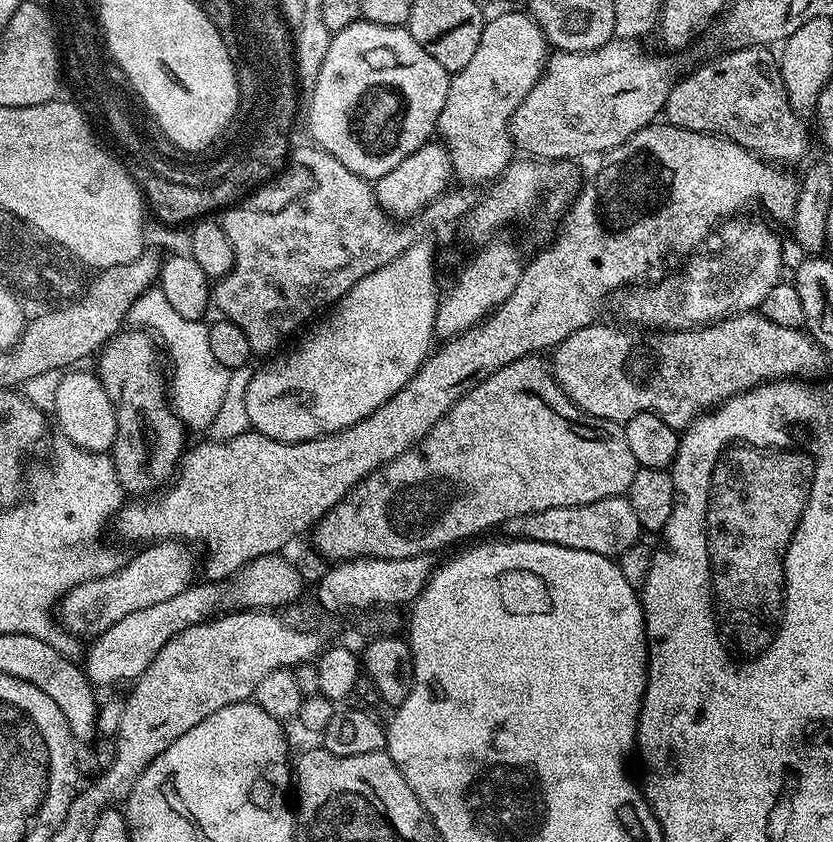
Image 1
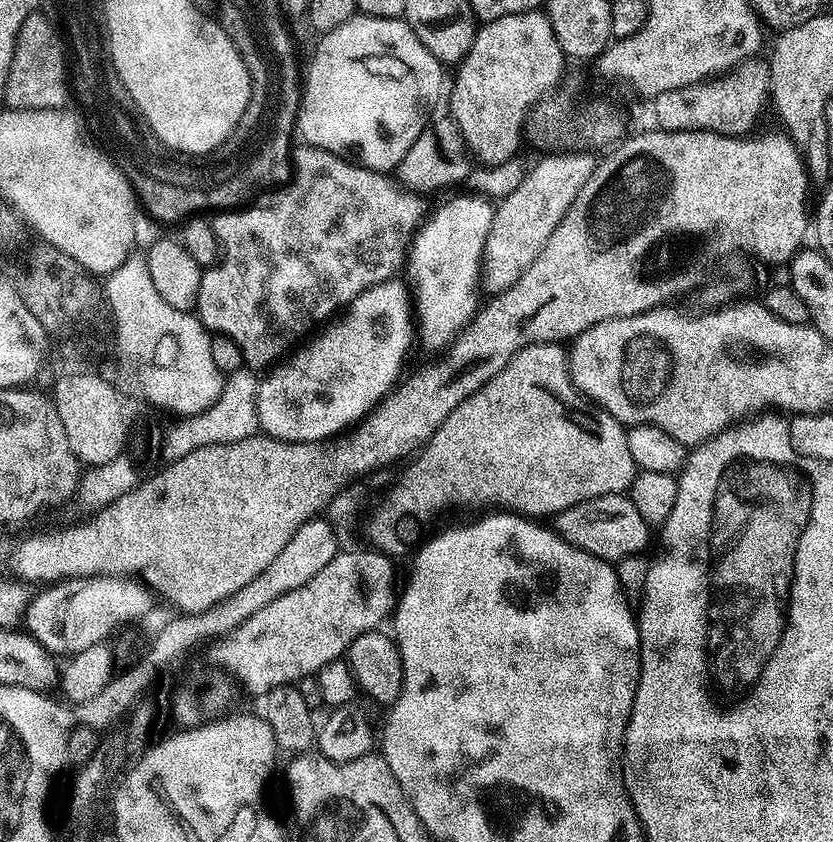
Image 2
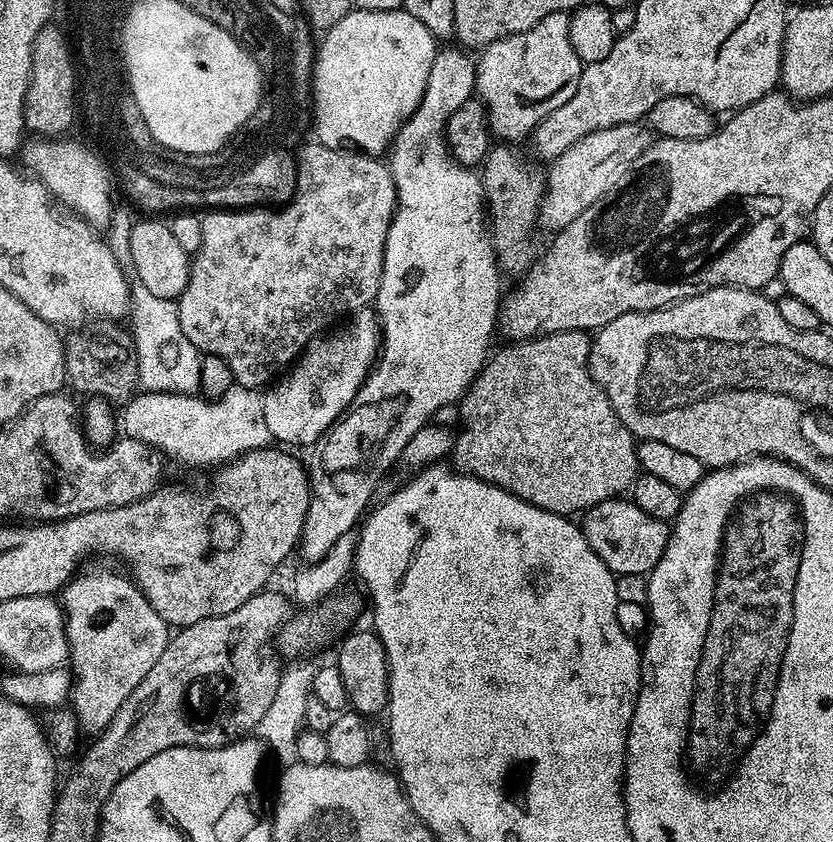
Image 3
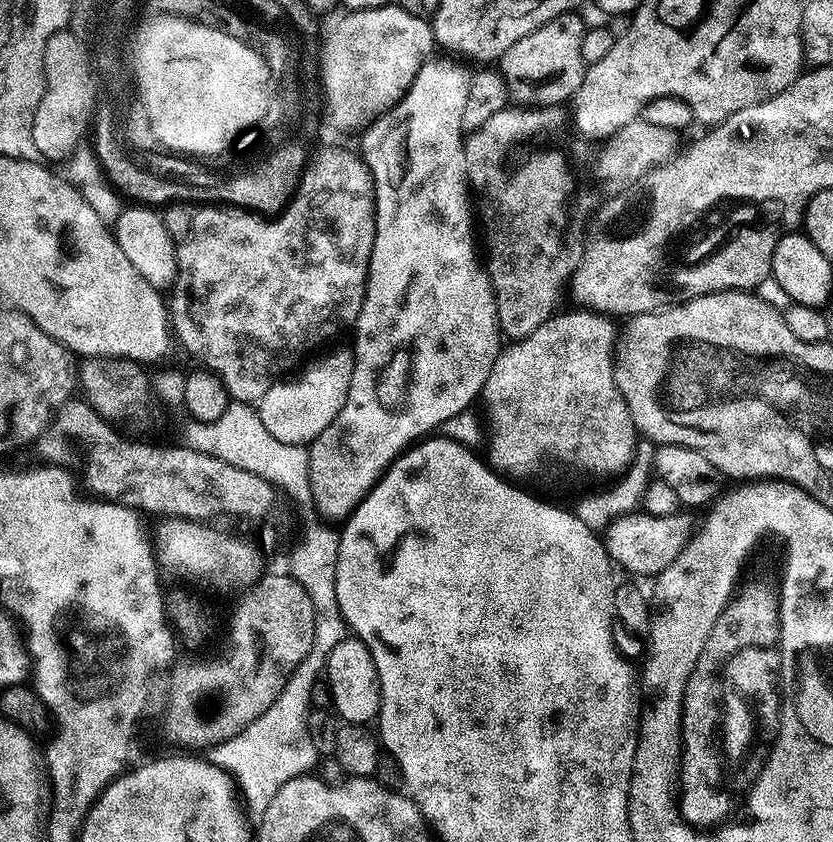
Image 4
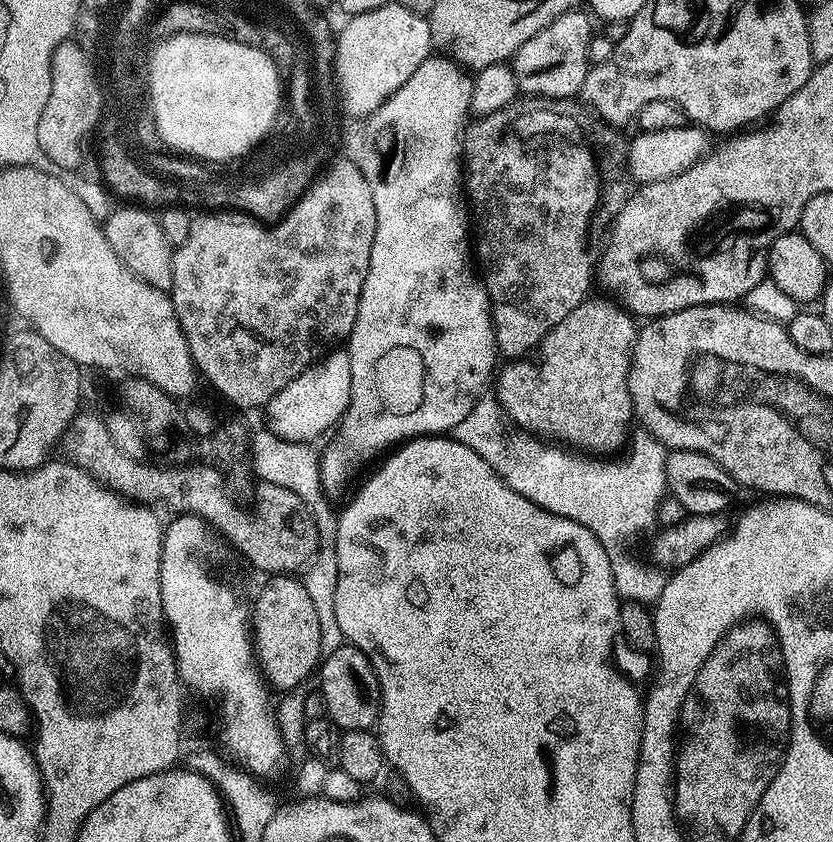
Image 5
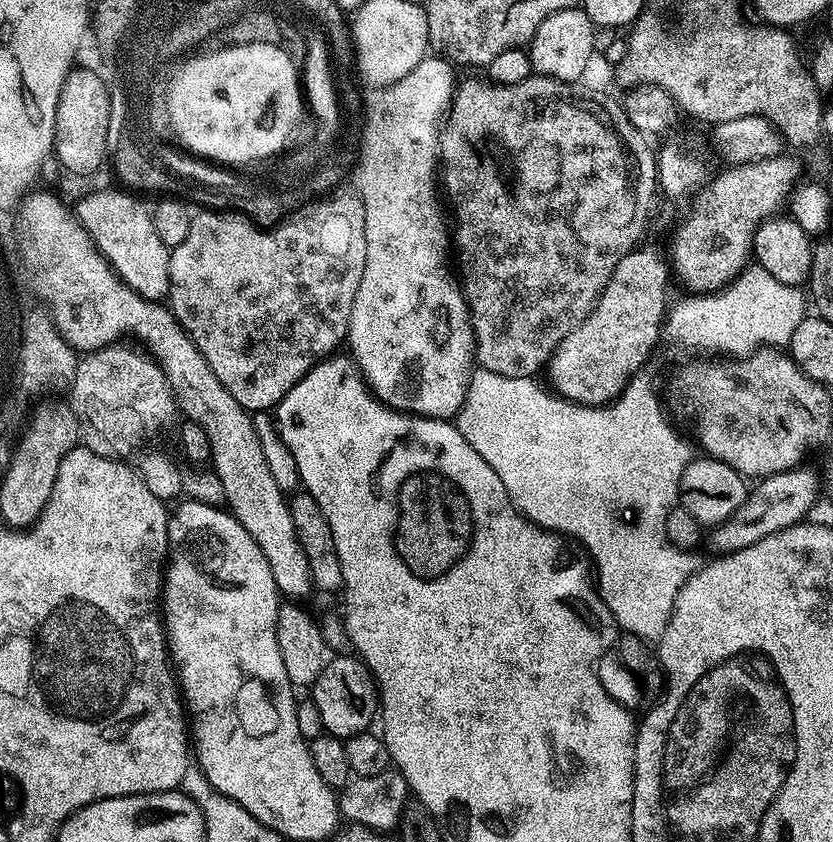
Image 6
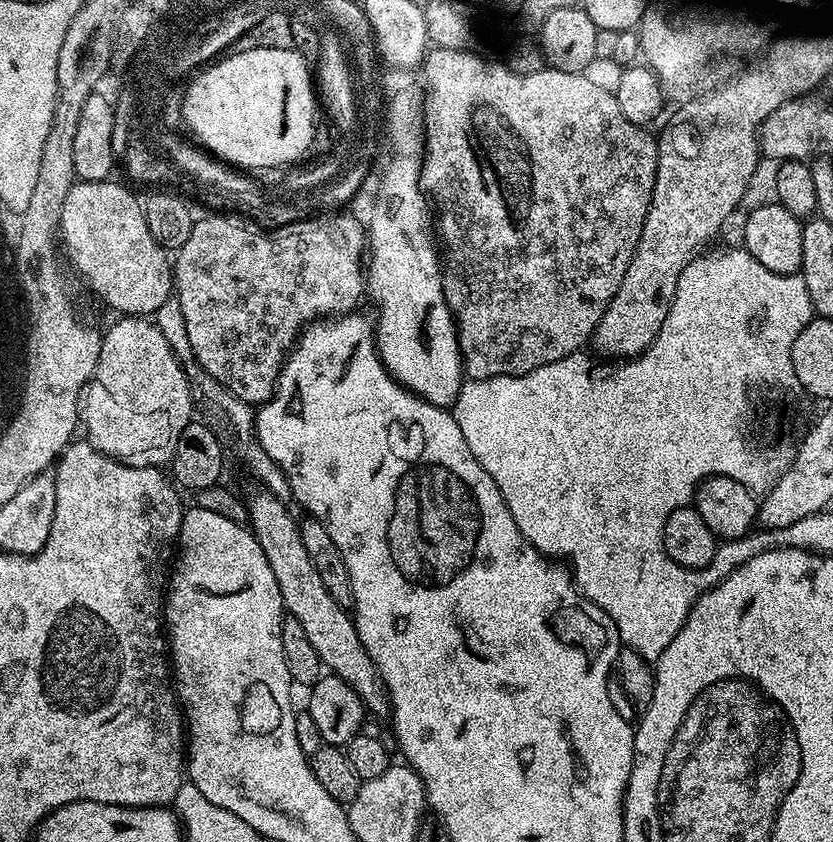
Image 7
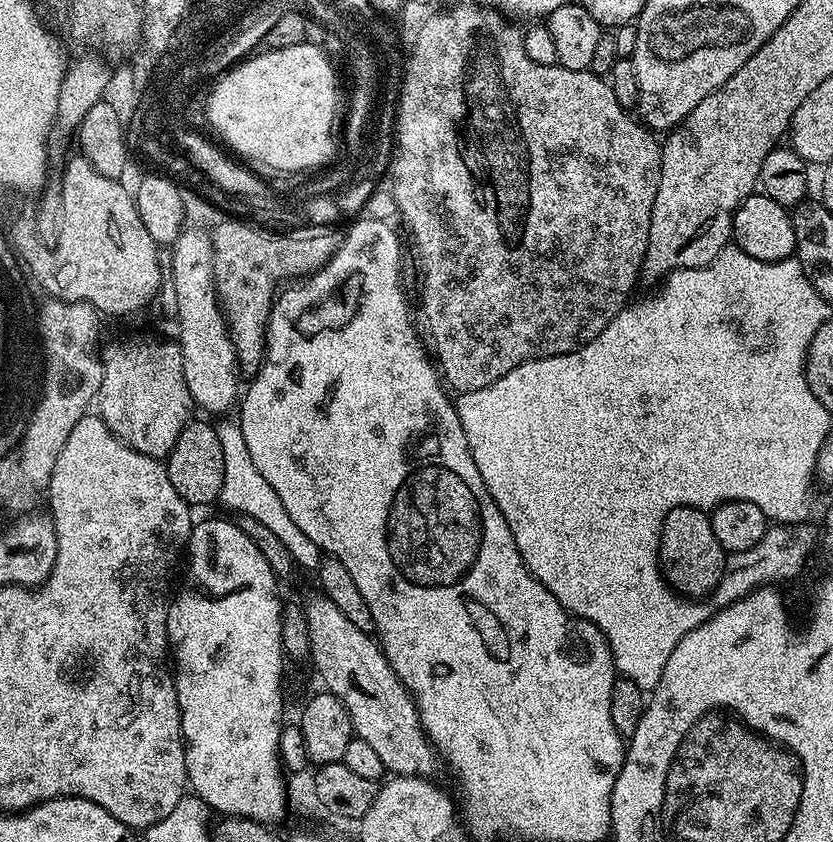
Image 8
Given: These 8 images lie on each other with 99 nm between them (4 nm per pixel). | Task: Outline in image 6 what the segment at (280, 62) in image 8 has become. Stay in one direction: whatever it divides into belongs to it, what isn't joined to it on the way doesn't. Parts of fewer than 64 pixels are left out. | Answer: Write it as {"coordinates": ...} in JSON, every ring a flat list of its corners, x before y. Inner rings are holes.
{"coordinates":[[280,44,220,46,217,52,205,51,194,61,180,64,180,80,168,92,169,122,175,139,185,144,189,153,224,166,264,161,268,155,285,151,284,143,292,127,300,120,302,85,298,67]]}

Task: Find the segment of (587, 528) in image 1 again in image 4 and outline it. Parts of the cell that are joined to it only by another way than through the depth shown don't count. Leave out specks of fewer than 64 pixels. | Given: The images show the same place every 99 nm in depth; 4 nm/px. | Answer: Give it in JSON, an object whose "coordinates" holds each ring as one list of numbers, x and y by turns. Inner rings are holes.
{"coordinates":[[643,510,626,512,603,529,604,549,617,569,625,568,636,576,655,578,662,570,666,570,666,566,670,566,670,562,674,562,674,558,678,558,678,554,682,554,682,550,692,539,694,520,692,524,691,515,693,513,688,510,665,516,651,516]]}

